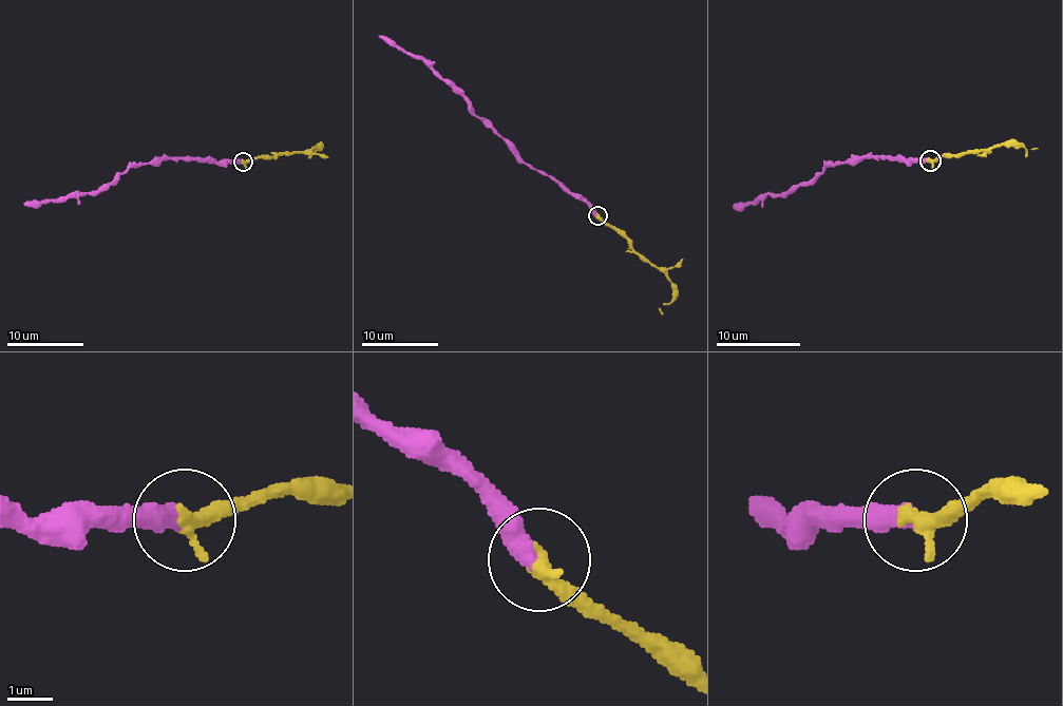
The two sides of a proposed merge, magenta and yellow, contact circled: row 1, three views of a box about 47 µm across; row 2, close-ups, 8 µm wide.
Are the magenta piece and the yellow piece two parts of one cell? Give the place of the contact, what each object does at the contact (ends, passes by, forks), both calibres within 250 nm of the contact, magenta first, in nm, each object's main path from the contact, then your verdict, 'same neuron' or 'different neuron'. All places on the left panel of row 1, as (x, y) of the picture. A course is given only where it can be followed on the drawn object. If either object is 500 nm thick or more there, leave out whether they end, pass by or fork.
place (243, 161); magenta ends; yellow ends; calibres 440 and 400 nm; course magenta (244, 163), (153, 158), (130, 164), (113, 182), (103, 184), (95, 191), (24, 205); course yellow (244, 163), (259, 156), (307, 153), (319, 147), (309, 154), (307, 151); same neuron

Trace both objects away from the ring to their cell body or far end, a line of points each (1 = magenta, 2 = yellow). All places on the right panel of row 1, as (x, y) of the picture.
1: (930, 161), (853, 157), (830, 164), (788, 192), (733, 207)
2: (930, 161), (941, 155), (991, 151), (1004, 145), (1021, 145), (1027, 153), (1038, 149)

